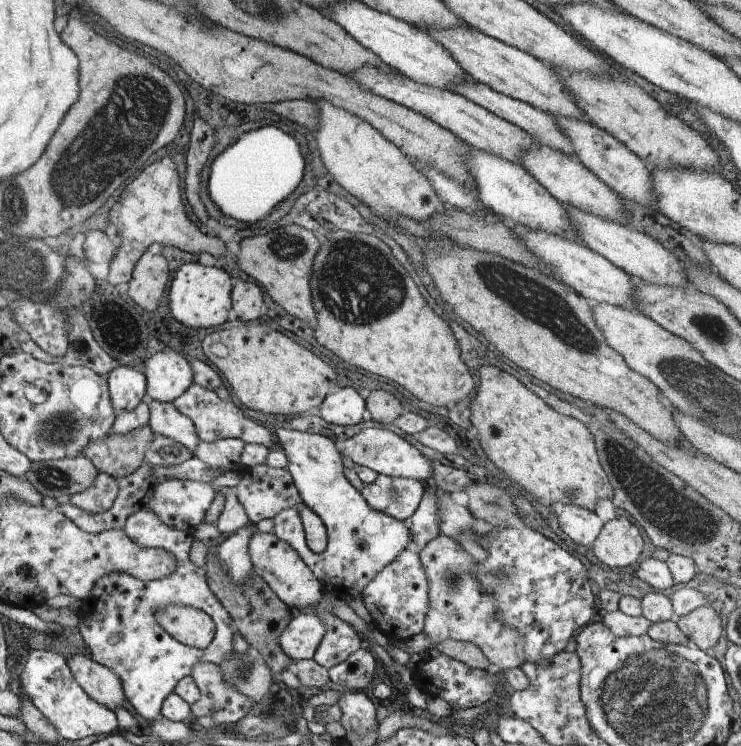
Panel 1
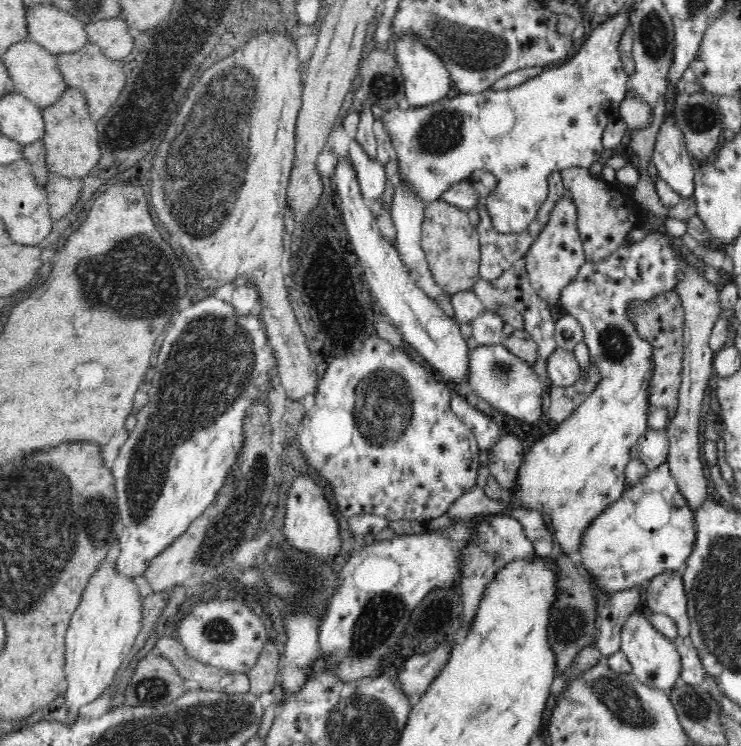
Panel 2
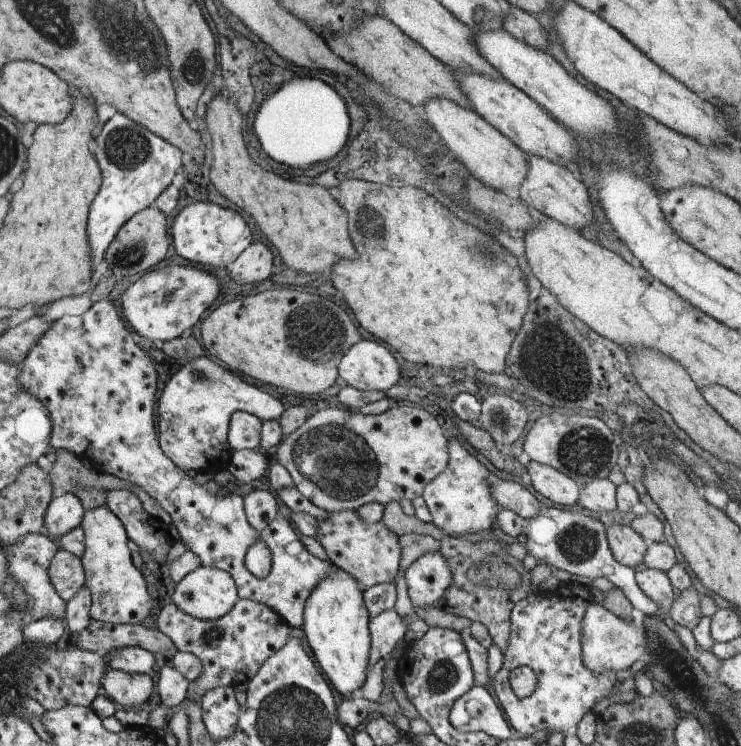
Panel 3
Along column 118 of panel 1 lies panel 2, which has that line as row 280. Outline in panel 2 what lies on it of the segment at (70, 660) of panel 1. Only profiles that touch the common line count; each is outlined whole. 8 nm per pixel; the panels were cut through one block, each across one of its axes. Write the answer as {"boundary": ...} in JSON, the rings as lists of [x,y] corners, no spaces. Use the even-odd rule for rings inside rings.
{"boundary":[[[682,257],[682,268],[678,274],[678,282],[674,288],[674,293],[681,300],[681,307],[685,311],[684,322],[684,358],[682,358],[682,374],[679,388],[679,406],[671,413],[671,420],[668,422],[665,432],[669,440],[669,453],[667,463],[670,467],[671,475],[676,479],[679,490],[684,498],[690,503],[692,510],[697,510],[708,494],[708,478],[704,473],[704,462],[700,458],[700,418],[702,418],[702,406],[706,398],[708,378],[713,372],[713,358],[716,353],[710,349],[709,339],[719,320],[722,310],[719,292],[716,287],[707,279],[696,272],[685,262]]]}

